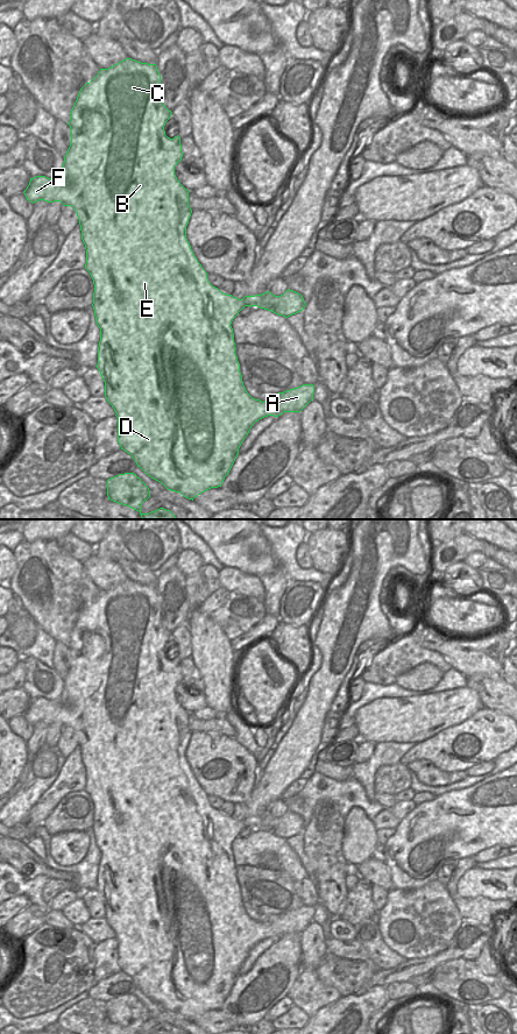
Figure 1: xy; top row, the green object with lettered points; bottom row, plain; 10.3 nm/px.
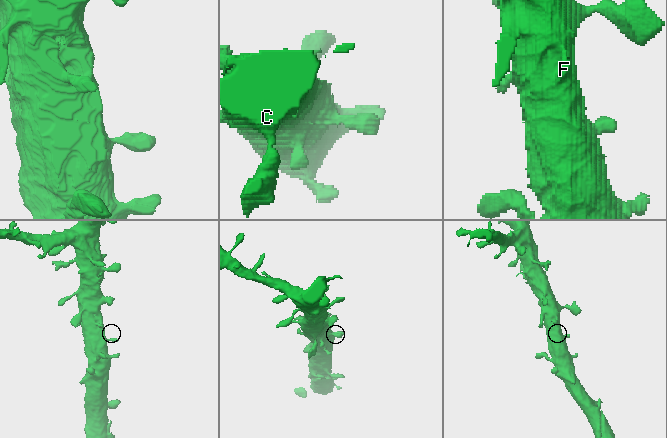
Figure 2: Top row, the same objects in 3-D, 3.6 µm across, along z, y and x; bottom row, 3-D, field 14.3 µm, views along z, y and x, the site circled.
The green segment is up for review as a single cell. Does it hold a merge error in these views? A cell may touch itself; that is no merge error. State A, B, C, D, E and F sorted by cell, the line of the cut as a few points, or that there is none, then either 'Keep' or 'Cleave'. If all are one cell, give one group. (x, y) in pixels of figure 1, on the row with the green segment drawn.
Groups: A B C D E F. No split. Keep.

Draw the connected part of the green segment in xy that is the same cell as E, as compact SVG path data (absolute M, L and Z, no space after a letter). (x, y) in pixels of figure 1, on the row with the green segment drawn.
M126 58L108 69L100 69L99 73L80 88L71 109L70 121L68 122L71 132L71 142L64 156L61 175L54 179L45 176L30 178L29 185L23 193L27 200L33 204L38 200L48 203L61 201L64 206L71 206L77 212L82 240L86 249L85 269L90 272L94 284L92 306L95 323L100 328L97 368L105 382L105 397L118 417L118 442L121 449L130 454L137 467L148 476L161 482L168 490L180 493L184 497L193 501L201 493L211 488L221 487L239 454L242 441L256 422L268 416L278 417L284 412L300 412L313 399L314 385L303 384L298 388L271 395L264 402L253 398L247 392L235 354L236 345L231 326L233 319L245 306L257 306L288 318L303 311L306 304L300 293L289 289L281 296L275 296L267 291L262 295L245 296L242 299L239 299L221 292L208 282L208 274L198 262L186 239L186 226L192 210L189 206L190 191L179 183L175 175L175 167L183 157L180 137L177 135L170 139L164 130L171 113L163 104L161 75L156 64Z

